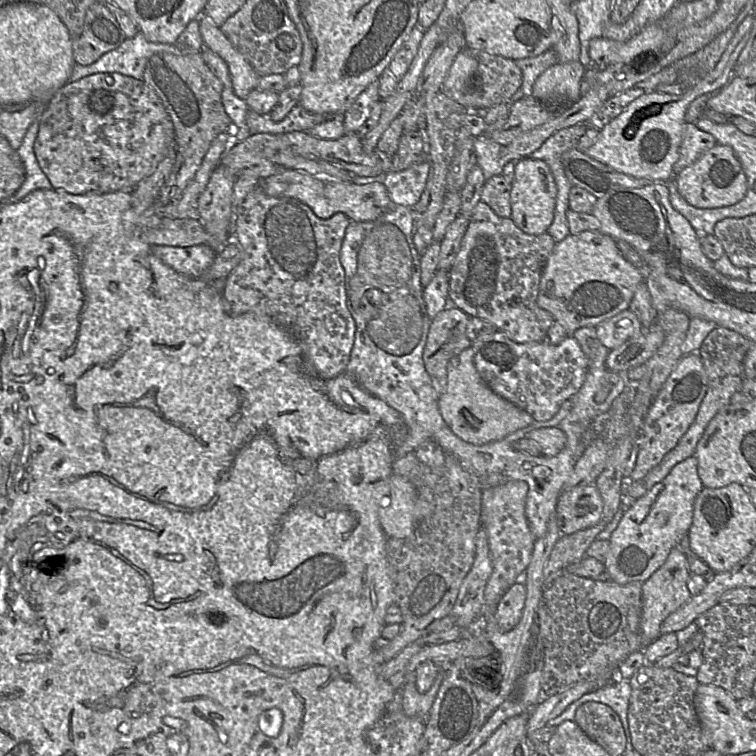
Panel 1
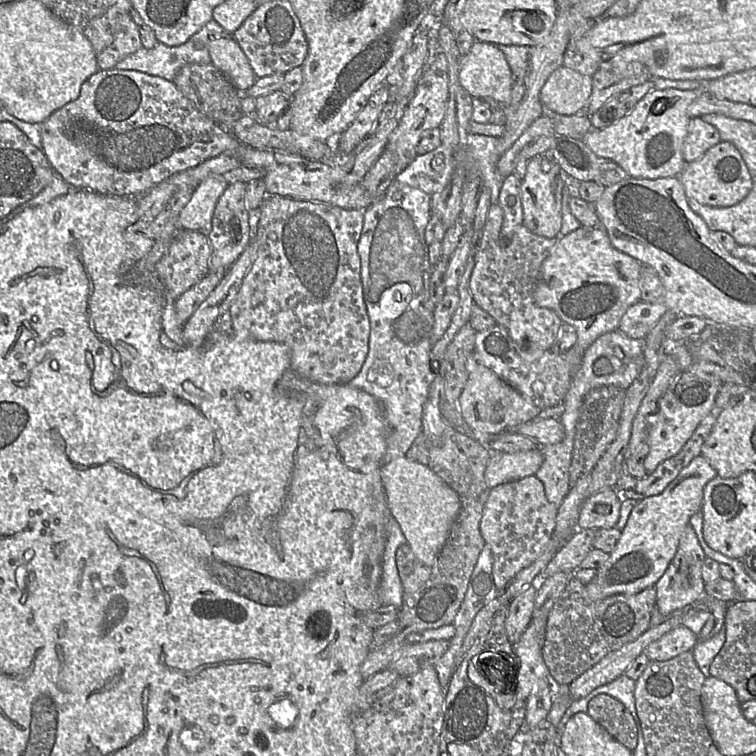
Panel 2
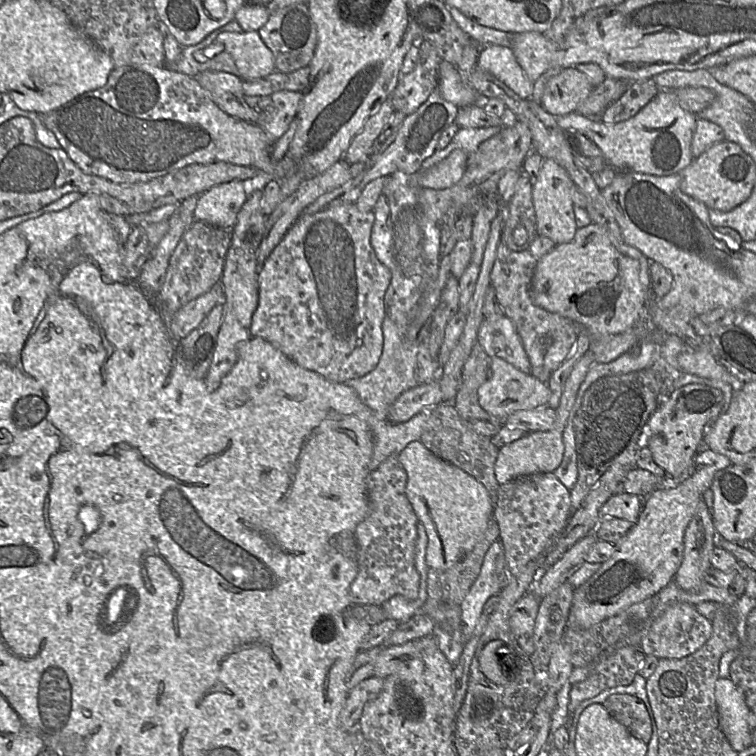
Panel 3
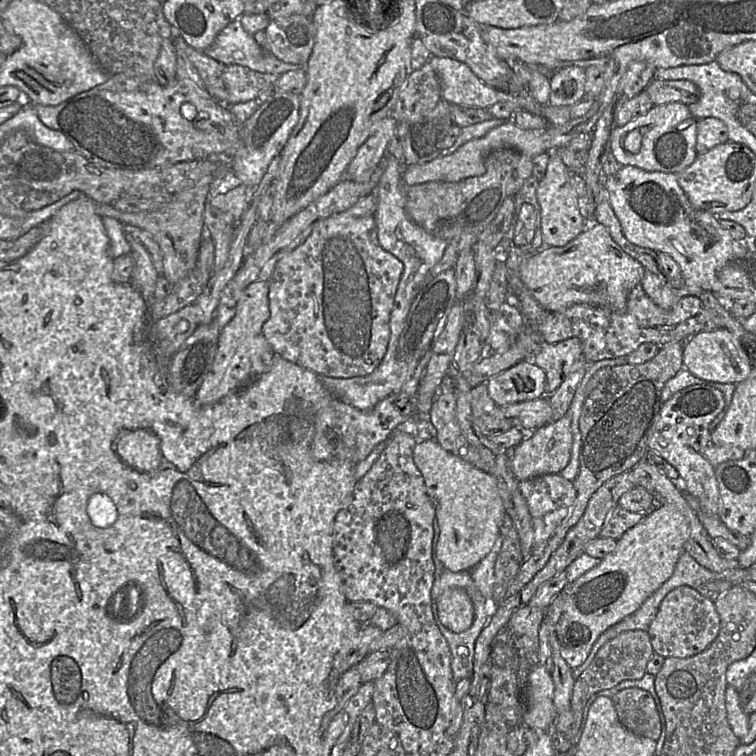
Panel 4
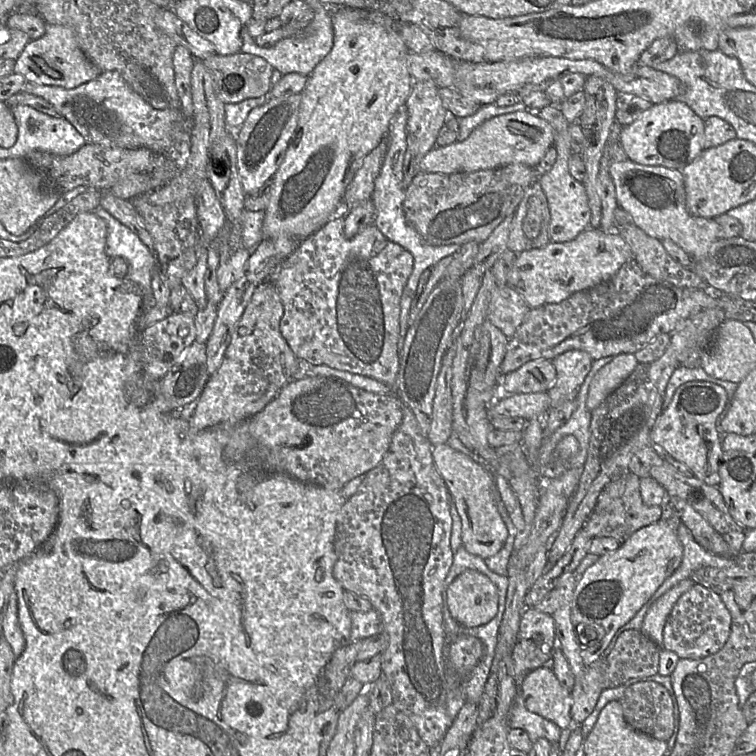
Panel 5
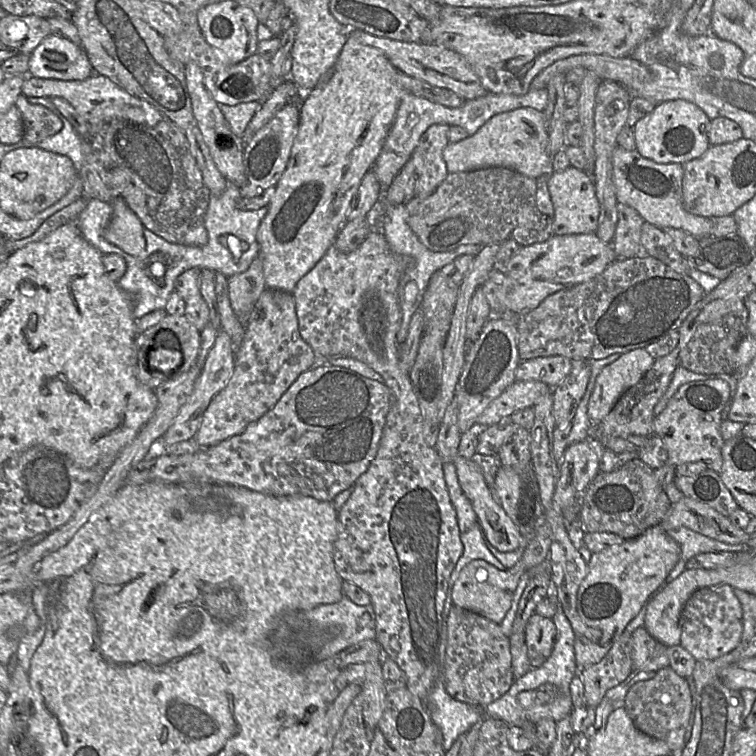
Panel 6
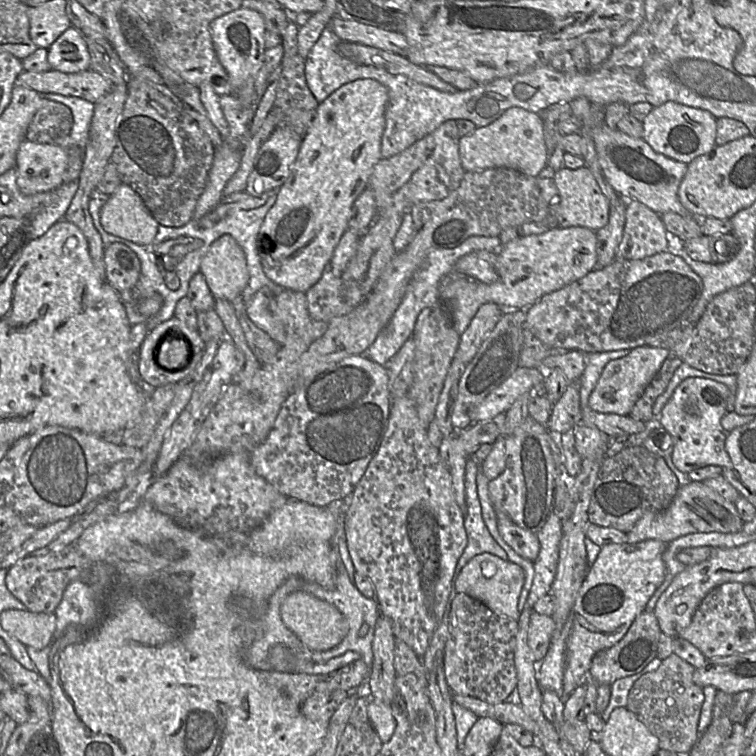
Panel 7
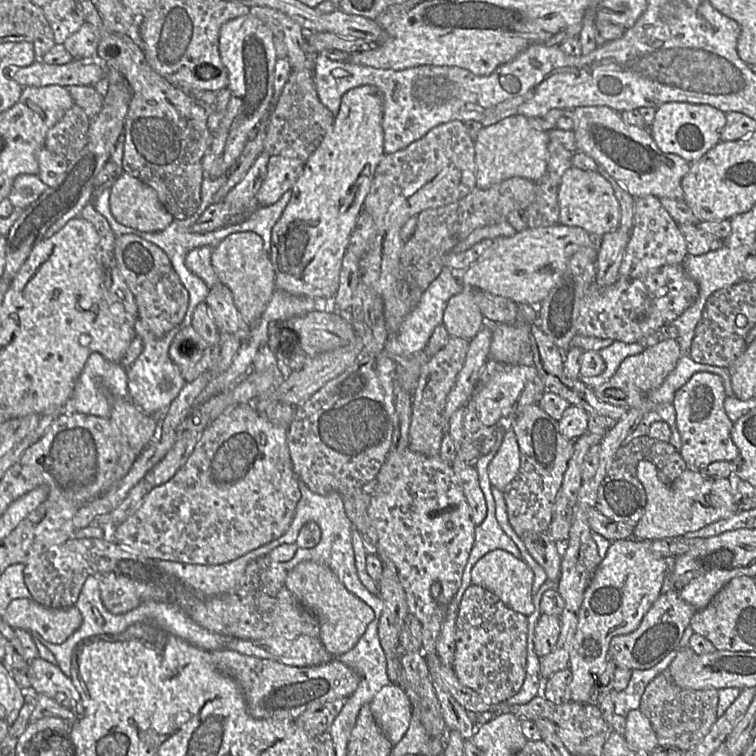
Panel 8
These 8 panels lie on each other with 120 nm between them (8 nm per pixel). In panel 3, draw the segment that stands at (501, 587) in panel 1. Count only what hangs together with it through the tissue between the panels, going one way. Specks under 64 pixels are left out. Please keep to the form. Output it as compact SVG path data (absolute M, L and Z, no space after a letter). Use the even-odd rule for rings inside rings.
M553 473L520 476L500 485L494 497L493 520L499 528L498 540L510 576L516 576L528 562L541 557L550 548L550 543L564 530L571 510L570 490Z

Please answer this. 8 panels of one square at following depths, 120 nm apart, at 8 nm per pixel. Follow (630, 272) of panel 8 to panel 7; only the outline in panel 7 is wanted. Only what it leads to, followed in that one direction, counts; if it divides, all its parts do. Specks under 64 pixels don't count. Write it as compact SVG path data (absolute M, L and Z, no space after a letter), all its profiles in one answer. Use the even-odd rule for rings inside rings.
M625 200L625 205L625 225L616 259L640 260L666 251L679 255L683 243L671 238L661 214L636 200Z

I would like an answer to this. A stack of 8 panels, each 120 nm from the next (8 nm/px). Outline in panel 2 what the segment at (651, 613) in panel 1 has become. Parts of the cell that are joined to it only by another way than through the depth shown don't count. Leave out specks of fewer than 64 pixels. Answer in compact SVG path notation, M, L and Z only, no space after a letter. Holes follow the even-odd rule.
M688 523L684 528L676 554L664 574L654 585L656 590L656 609L664 616L683 609L703 598L705 583L702 578L702 565L706 555L699 543L697 534Z

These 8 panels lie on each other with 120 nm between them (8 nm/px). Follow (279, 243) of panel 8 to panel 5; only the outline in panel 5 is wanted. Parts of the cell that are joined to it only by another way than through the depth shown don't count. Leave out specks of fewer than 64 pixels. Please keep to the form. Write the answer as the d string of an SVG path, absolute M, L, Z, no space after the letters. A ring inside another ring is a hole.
M330 7L332 10L332 24L334 32L334 41L331 51L321 60L312 73L308 76L306 85L301 92L301 102L299 106L298 122L295 133L289 142L282 163L272 178L273 188L269 200L262 226L263 238L273 239L280 234L286 234L296 237L300 243L322 228L331 218L342 211L344 205L344 195L349 183L352 181L363 158L369 154L379 143L386 138L389 126L394 114L401 107L404 107L413 85L412 76L407 67L408 48L405 46L398 27L381 27L382 22L387 15L375 10L353 9L350 7Z

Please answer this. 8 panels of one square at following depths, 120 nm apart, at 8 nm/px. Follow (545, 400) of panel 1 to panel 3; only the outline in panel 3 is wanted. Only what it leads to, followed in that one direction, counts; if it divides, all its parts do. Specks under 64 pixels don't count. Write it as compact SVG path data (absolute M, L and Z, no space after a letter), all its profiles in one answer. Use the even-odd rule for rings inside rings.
M504 314L497 319L483 319L478 329L478 342L488 356L502 358L520 371L531 373L531 365L515 325Z

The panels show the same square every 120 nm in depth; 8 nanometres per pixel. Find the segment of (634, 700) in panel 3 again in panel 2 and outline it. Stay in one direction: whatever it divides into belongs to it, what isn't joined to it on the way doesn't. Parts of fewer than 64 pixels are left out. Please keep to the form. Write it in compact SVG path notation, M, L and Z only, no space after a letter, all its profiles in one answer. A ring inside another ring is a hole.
M600 694L590 700L587 713L615 740L634 751L638 726L622 702L610 695Z

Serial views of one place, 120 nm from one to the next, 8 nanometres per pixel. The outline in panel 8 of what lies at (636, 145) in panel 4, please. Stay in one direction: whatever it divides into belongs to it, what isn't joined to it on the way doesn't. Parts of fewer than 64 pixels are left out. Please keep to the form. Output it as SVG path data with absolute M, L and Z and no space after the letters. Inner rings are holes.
M666 102L656 109L654 119L648 129L662 152L676 154L691 163L720 142L720 133L725 122L726 114L713 106L688 102Z

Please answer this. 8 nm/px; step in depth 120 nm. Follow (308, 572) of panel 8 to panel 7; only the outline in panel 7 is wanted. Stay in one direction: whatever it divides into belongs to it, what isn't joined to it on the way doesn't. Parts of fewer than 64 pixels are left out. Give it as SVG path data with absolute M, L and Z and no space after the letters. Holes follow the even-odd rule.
M298 589L289 593L281 602L280 616L285 626L302 643L314 651L325 651L338 645L348 634L349 626L342 613L332 604Z

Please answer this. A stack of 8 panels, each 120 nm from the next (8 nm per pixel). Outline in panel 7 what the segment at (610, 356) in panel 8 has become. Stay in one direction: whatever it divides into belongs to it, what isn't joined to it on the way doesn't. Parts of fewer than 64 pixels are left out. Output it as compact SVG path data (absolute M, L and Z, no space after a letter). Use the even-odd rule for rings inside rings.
M629 349L595 352L585 355L585 370L578 380L580 408L588 406L589 397L595 388L604 367L612 360L625 357L630 352Z

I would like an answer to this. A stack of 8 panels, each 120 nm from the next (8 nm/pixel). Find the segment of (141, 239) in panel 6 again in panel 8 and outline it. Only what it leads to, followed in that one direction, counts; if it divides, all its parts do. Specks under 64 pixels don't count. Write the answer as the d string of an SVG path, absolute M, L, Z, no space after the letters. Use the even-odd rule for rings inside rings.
M126 173L114 181L109 205L117 222L141 232L163 231L174 220L153 188Z

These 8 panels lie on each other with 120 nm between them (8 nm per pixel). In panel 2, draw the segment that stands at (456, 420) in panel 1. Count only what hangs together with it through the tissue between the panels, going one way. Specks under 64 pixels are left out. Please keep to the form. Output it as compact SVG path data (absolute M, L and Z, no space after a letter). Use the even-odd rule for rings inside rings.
M473 352L466 361L467 382L459 397L459 409L466 423L482 433L500 433L509 427L516 427L535 419L540 409L529 398L497 376L479 361Z

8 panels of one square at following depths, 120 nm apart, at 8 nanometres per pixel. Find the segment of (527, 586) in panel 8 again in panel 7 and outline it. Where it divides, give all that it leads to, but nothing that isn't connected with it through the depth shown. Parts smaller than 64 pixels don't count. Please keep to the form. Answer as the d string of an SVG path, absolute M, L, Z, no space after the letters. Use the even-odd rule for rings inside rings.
M490 553L474 556L461 570L456 583L457 593L464 593L482 602L494 613L514 620L518 619L521 611L518 601L525 582L525 572L522 567L503 560Z

